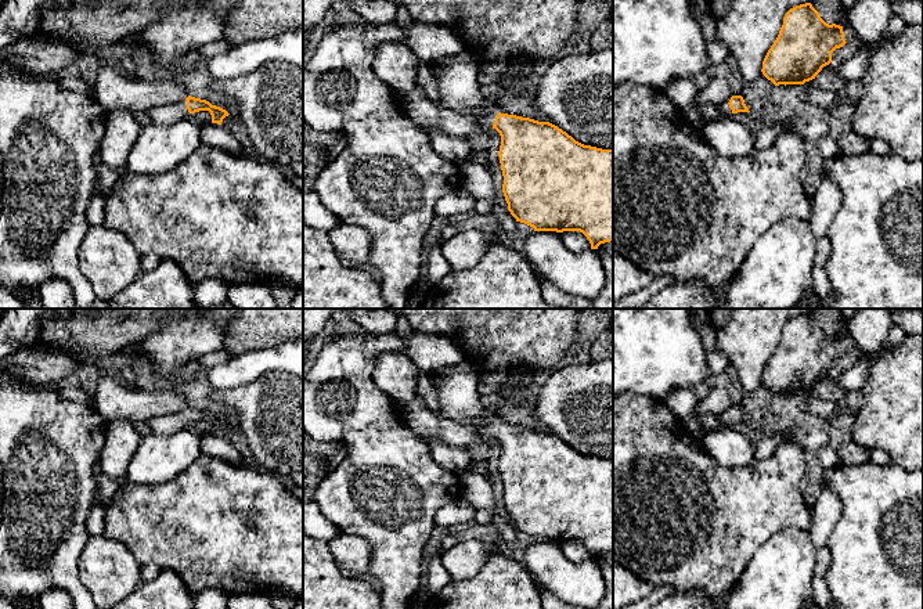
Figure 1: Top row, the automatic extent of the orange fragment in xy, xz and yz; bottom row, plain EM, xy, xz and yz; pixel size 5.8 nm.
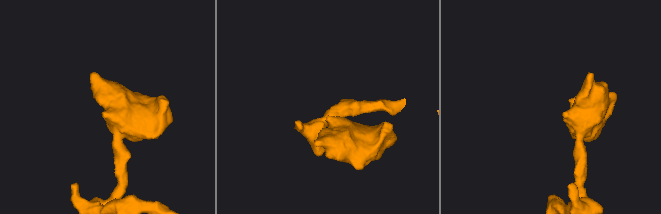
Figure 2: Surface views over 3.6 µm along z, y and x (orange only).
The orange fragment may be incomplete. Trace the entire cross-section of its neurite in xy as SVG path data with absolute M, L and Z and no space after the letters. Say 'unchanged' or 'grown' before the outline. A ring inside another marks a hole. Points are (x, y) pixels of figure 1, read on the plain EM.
grown | M191 406L181 412L152 418L147 424L149 425L152 435L167 436L179 430L185 430L190 424L199 421L209 421L212 433L217 435L221 435L223 429L230 425L226 419Z

